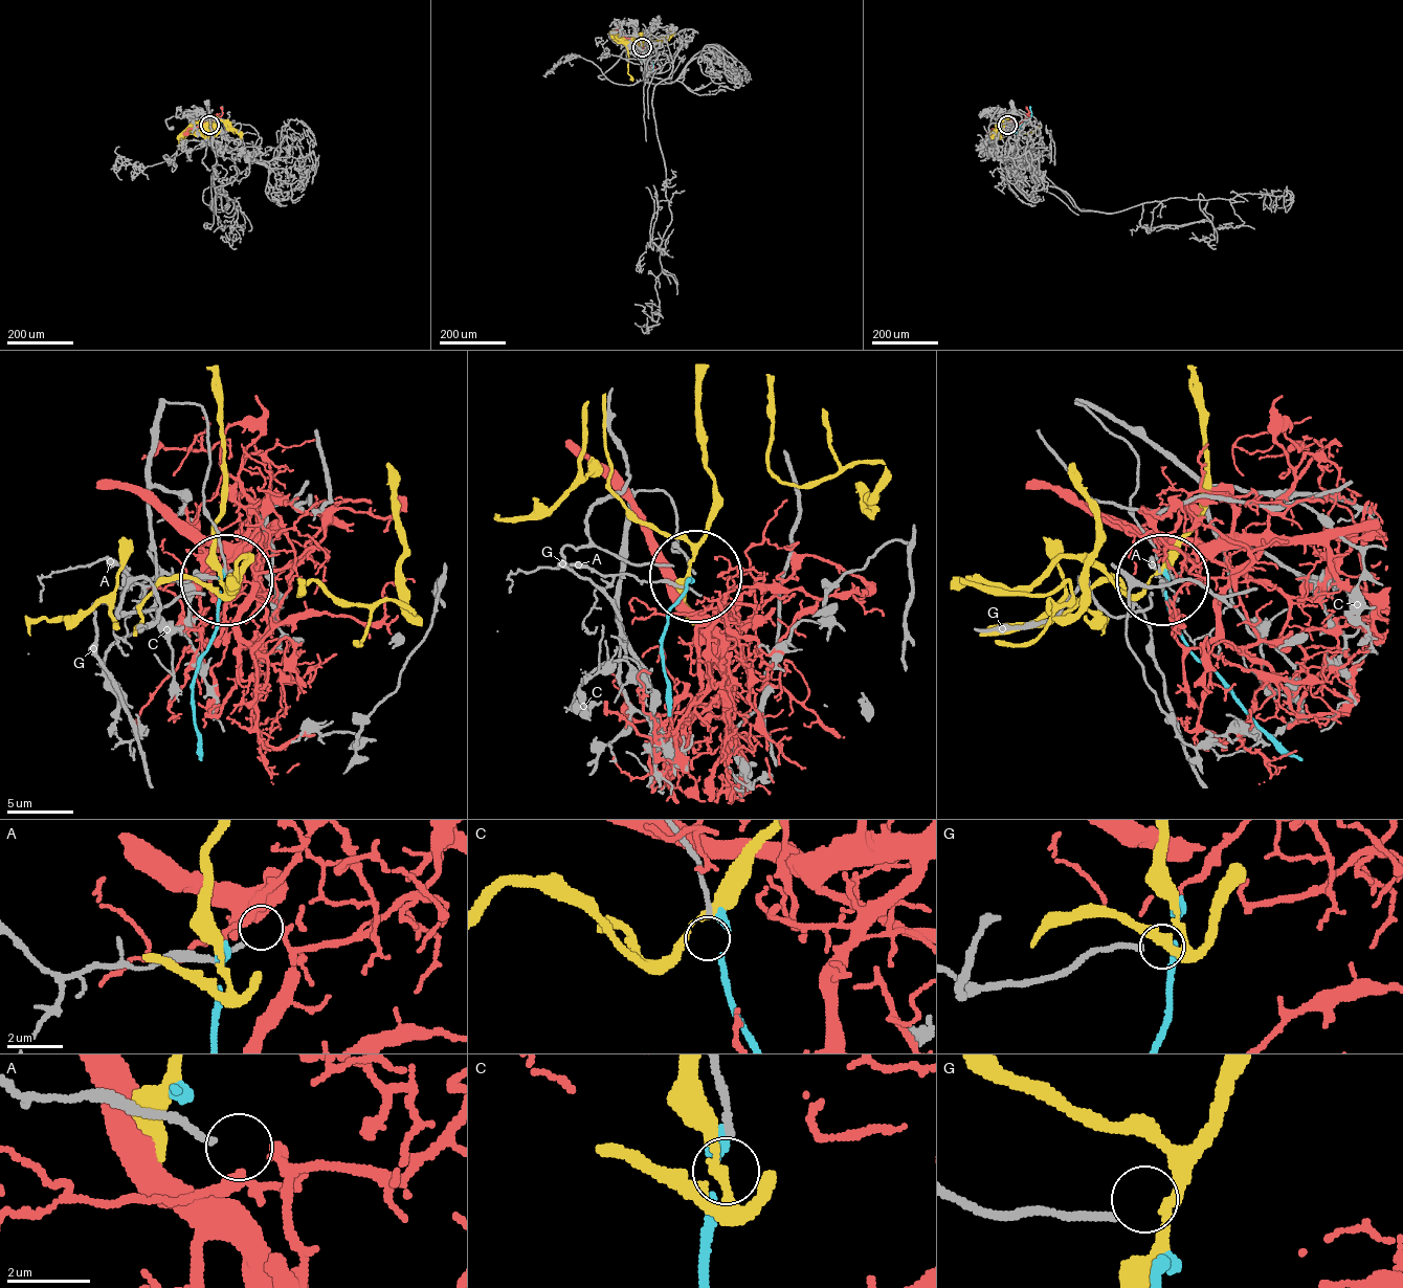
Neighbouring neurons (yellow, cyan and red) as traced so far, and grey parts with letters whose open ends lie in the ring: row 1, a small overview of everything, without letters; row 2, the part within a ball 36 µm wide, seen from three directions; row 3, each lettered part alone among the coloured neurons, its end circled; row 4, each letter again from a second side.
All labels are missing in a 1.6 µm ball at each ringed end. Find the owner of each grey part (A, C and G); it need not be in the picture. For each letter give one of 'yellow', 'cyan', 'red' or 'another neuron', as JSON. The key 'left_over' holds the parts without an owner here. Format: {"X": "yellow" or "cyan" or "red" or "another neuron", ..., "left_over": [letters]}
{"A": "red", "C": "another neuron", "G": "another neuron", "left_over": ["C", "G"]}

